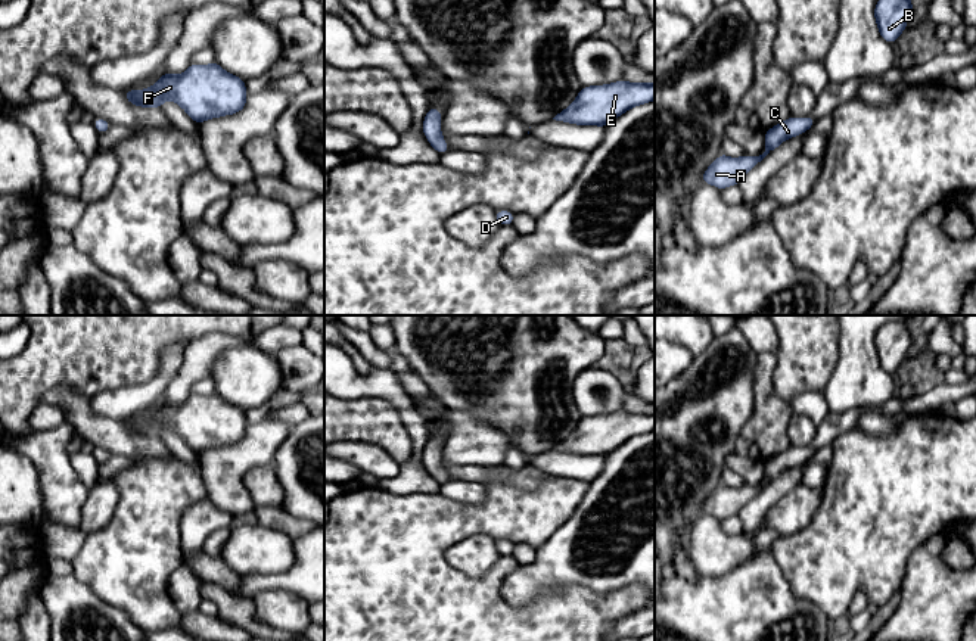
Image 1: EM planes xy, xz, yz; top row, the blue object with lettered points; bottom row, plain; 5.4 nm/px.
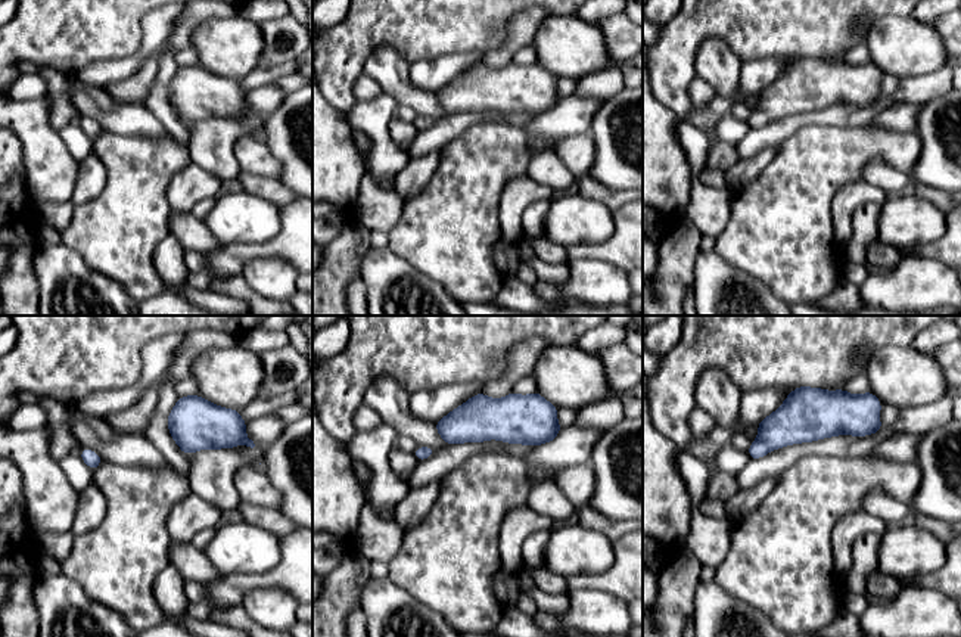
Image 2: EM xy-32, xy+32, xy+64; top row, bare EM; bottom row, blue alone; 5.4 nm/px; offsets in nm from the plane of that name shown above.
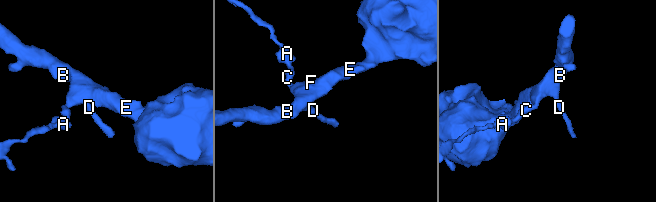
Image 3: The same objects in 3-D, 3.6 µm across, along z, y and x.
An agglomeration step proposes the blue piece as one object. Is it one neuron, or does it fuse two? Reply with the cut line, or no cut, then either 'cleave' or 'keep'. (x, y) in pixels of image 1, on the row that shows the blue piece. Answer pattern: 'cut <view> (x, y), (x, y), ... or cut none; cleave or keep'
cut none; keep

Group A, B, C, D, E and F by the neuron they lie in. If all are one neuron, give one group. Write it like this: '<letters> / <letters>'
A B C D E F

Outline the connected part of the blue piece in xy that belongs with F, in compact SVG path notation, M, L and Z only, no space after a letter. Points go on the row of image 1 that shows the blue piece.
M192 63L181 75L168 71L146 90L127 90L125 99L142 108L175 102L199 125L211 118L234 115L246 106L245 80L224 71L218 63Z

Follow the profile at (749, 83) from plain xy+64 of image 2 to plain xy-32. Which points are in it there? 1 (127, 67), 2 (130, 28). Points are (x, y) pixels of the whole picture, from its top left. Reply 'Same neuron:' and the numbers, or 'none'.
Same neuron: 1

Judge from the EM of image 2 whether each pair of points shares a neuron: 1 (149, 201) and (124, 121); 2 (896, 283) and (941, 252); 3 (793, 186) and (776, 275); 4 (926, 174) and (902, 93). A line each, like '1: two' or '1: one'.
1: two
2: two
3: one
4: two

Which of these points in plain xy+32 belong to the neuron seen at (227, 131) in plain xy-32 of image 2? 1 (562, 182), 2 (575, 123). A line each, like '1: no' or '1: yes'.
1: yes
2: yes

